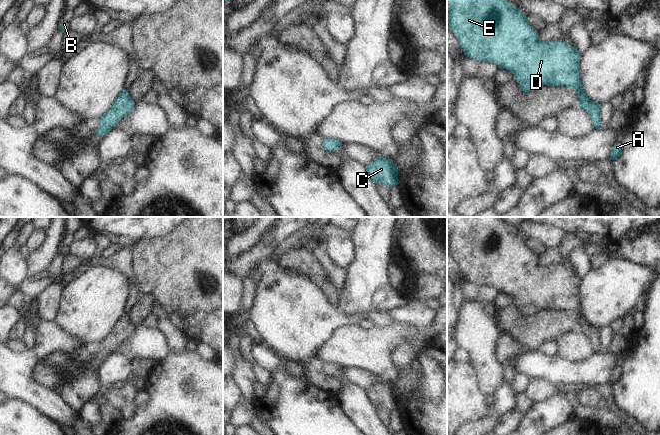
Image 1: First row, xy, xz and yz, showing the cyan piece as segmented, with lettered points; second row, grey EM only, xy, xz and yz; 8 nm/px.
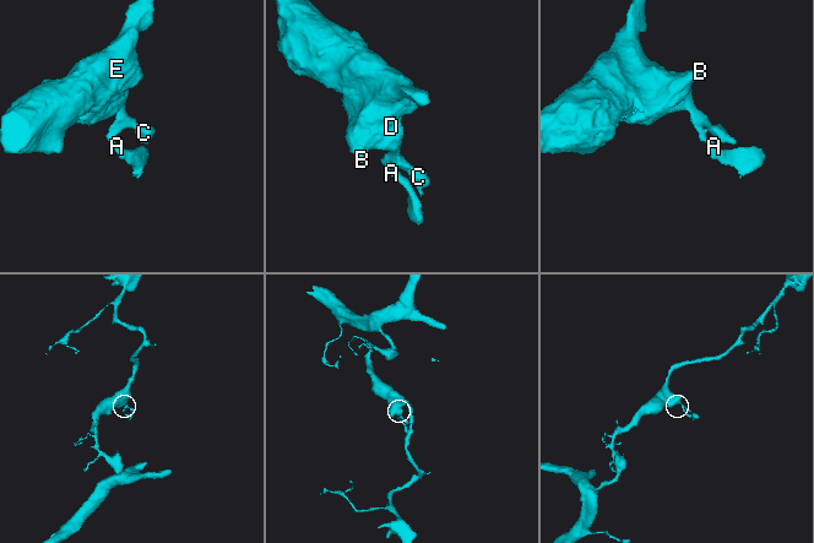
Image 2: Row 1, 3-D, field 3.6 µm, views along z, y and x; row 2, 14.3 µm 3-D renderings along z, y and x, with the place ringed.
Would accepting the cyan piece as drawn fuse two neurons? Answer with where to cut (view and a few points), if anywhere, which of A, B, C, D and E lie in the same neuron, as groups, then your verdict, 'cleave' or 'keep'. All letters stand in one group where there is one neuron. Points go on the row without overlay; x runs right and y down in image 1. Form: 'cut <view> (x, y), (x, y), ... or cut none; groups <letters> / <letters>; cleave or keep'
cut none; groups A B C D E; keep

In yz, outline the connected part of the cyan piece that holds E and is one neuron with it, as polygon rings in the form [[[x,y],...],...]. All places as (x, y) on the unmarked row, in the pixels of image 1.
[[[447,217],[447,242],[447,253],[455,258],[467,281],[496,287],[499,292],[508,294],[523,316],[544,309],[574,313],[579,319],[579,330],[588,337],[595,352],[603,350],[601,329],[590,324],[582,312],[579,294],[582,278],[562,264],[541,266],[526,239],[515,233],[503,217]]]

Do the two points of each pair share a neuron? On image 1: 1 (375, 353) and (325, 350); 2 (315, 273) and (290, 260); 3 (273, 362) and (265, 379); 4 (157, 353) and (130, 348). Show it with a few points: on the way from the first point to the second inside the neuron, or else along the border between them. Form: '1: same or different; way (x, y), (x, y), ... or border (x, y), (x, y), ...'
1: same; way (363, 350), (337, 350)
2: same; way (309, 267), (296, 260)
3: different; border (254, 360), (269, 372)
4: same; way (150, 348), (137, 348)

